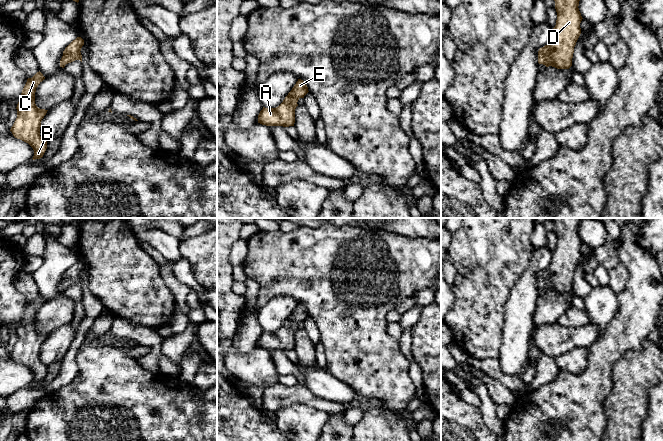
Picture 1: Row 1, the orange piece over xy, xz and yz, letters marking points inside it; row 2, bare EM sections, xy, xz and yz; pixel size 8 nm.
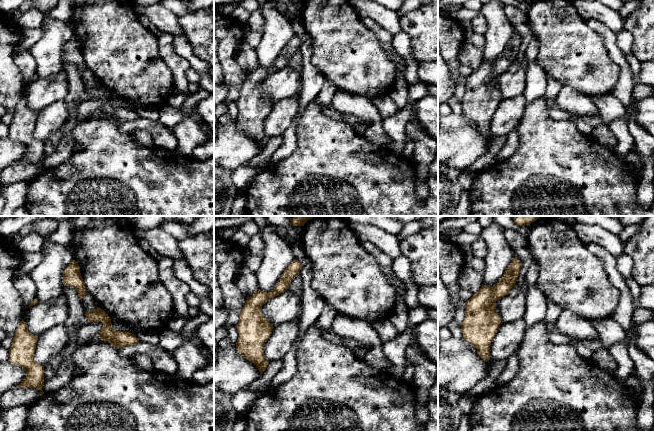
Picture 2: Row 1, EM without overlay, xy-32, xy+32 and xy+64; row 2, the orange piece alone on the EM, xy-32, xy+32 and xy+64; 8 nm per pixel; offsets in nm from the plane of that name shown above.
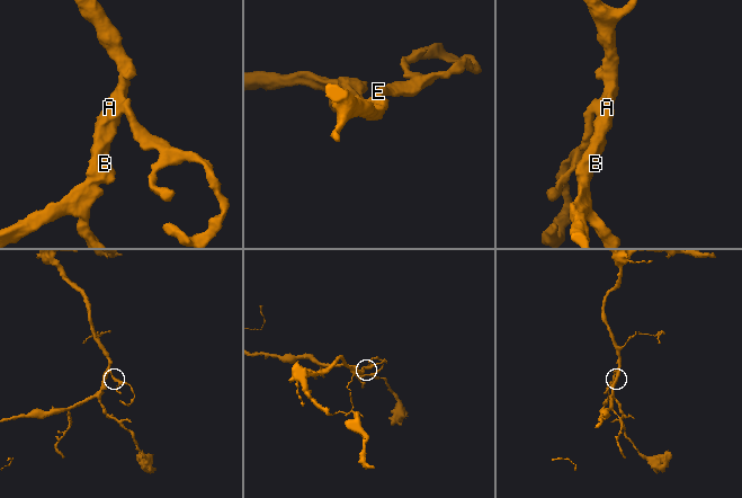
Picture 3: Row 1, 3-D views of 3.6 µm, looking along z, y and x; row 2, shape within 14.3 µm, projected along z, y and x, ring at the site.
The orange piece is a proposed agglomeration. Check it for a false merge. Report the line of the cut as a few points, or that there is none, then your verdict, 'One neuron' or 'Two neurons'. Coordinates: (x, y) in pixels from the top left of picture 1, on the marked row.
No split. One neuron

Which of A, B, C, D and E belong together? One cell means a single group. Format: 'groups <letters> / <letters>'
groups A B C D E

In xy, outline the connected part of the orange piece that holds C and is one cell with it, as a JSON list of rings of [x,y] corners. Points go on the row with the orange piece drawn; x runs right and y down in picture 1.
[[[40,71],[27,79],[16,107],[17,118],[10,129],[15,138],[33,148],[33,160],[42,158],[47,149],[47,141],[40,136],[40,127],[48,110],[40,109],[35,104],[36,88],[44,79]]]

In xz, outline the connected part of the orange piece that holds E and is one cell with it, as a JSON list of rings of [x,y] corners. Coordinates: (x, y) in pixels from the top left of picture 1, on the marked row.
[[[298,79],[292,90],[278,107],[263,107],[258,115],[258,123],[266,126],[294,126],[297,102],[300,98],[304,98],[308,92],[305,82]]]

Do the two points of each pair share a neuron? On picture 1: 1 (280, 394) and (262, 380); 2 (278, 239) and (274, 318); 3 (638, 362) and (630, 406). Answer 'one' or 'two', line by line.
1: two
2: two
3: one

